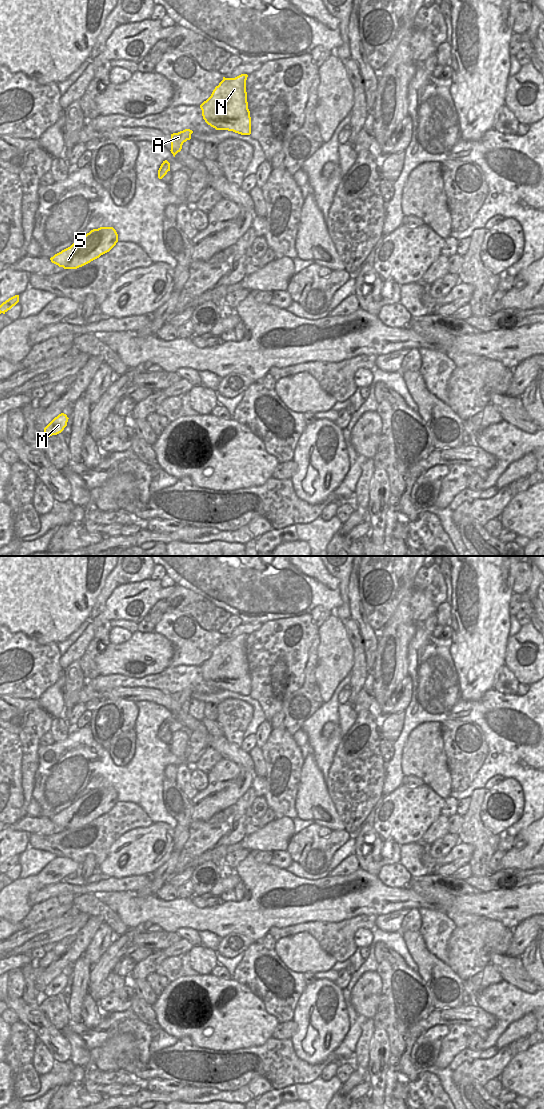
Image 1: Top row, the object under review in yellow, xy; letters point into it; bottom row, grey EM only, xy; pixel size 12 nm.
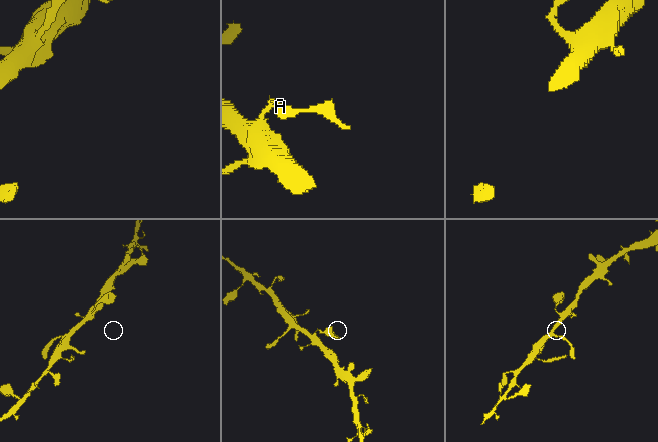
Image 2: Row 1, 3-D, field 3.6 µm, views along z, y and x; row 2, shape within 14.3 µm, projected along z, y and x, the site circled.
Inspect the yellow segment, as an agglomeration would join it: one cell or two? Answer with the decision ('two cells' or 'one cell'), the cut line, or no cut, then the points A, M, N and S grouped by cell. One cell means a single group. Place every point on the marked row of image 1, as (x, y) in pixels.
one cell; cut none; groups A M N S

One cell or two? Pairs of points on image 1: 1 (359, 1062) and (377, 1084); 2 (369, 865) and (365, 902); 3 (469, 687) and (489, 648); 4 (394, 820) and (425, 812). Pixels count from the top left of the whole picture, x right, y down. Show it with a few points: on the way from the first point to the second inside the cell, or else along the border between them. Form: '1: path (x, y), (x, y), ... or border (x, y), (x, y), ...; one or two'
1: border (370, 1048), (370, 1059), (366, 1071); two
2: border (360, 867), (376, 875); two
3: path (476, 678), (476, 661), (479, 658); one
4: path (402, 817), (408, 812), (417, 812); one

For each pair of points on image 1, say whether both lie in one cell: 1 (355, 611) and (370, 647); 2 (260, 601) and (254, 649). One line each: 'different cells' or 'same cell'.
1: same cell
2: different cells

